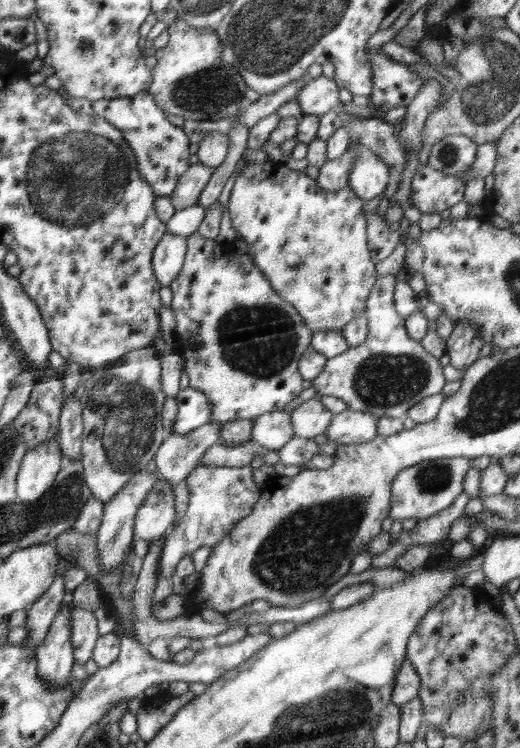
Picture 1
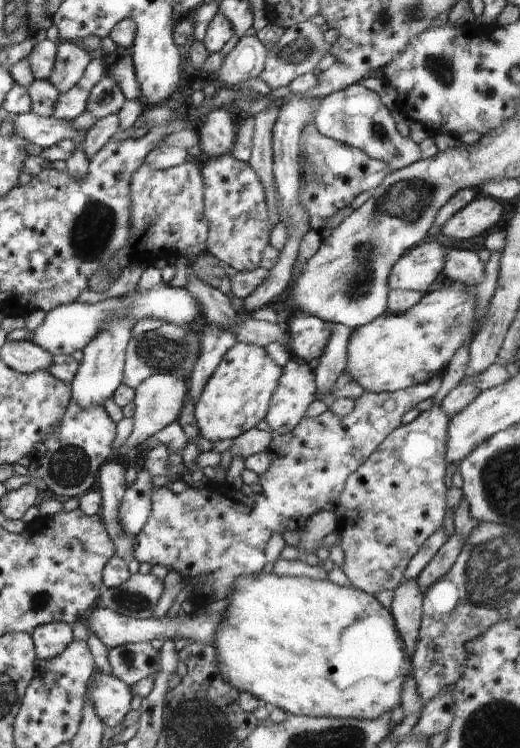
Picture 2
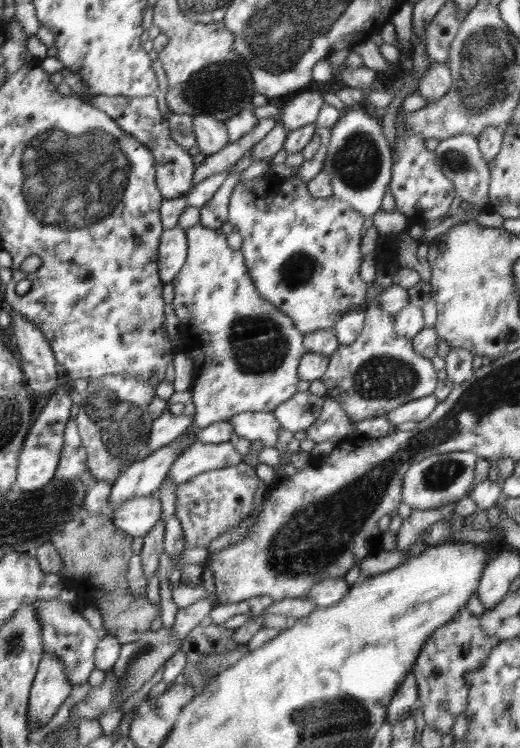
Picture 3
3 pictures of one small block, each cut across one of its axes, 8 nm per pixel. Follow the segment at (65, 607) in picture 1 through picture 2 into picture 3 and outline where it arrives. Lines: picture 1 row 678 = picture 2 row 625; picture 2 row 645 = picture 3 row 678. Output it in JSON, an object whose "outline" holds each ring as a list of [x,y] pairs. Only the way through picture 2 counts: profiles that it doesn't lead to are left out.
{"outline":[[[43,654],[29,692],[26,726],[31,732],[51,721],[72,692],[72,683],[64,673],[58,655]]]}

